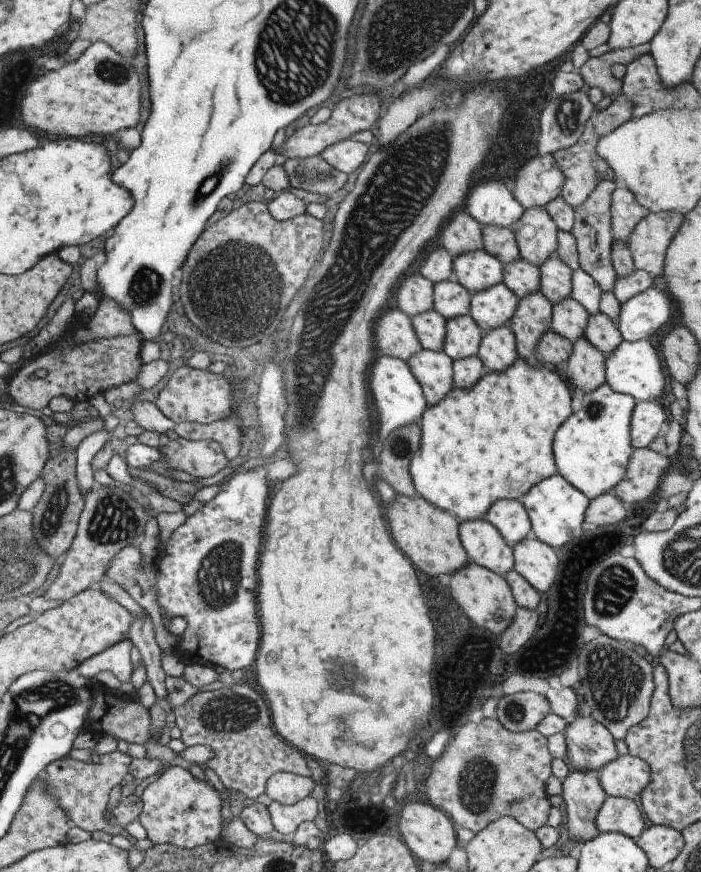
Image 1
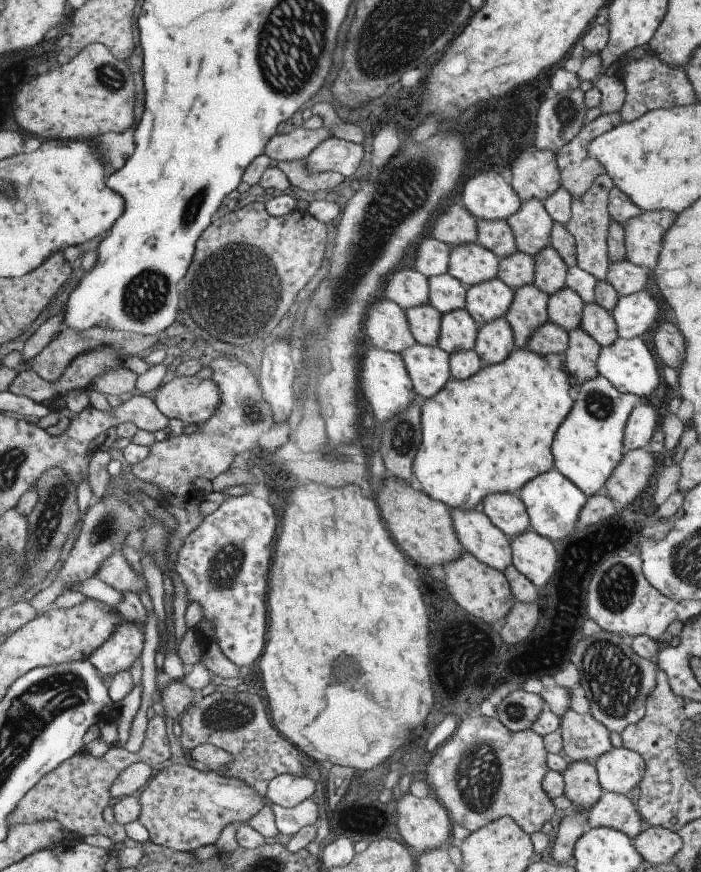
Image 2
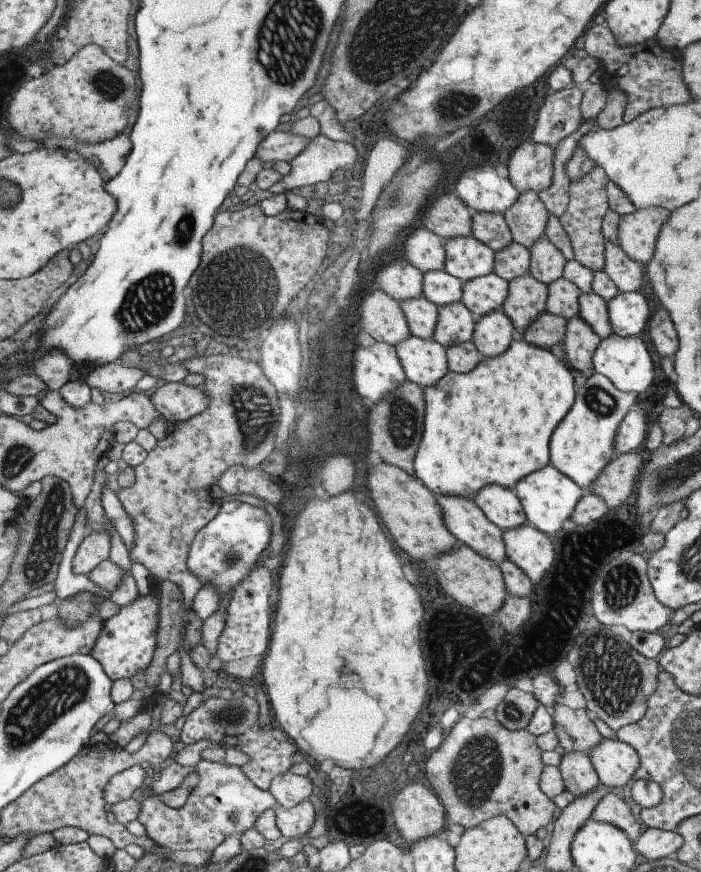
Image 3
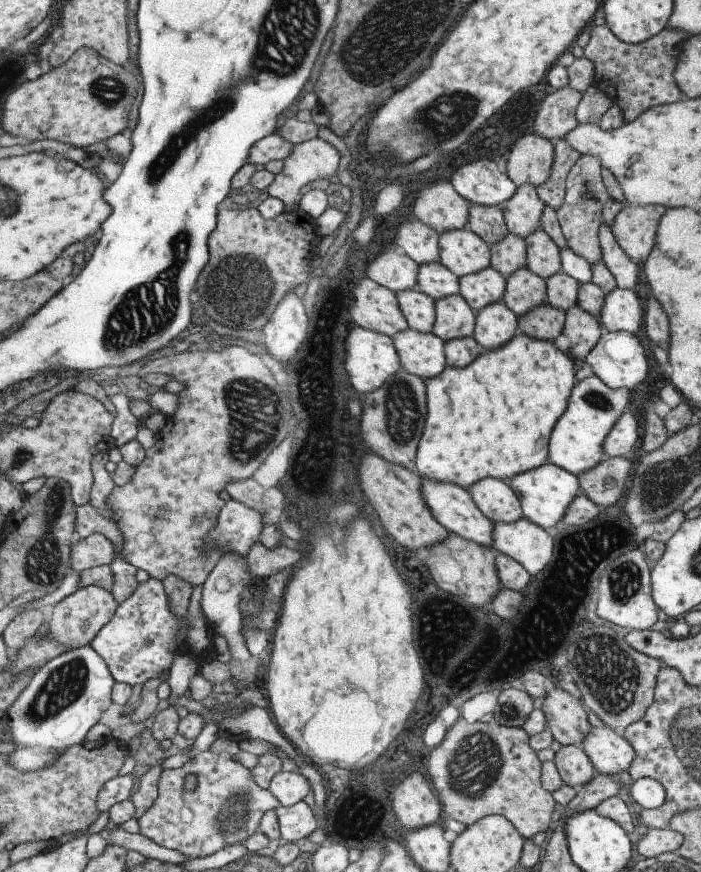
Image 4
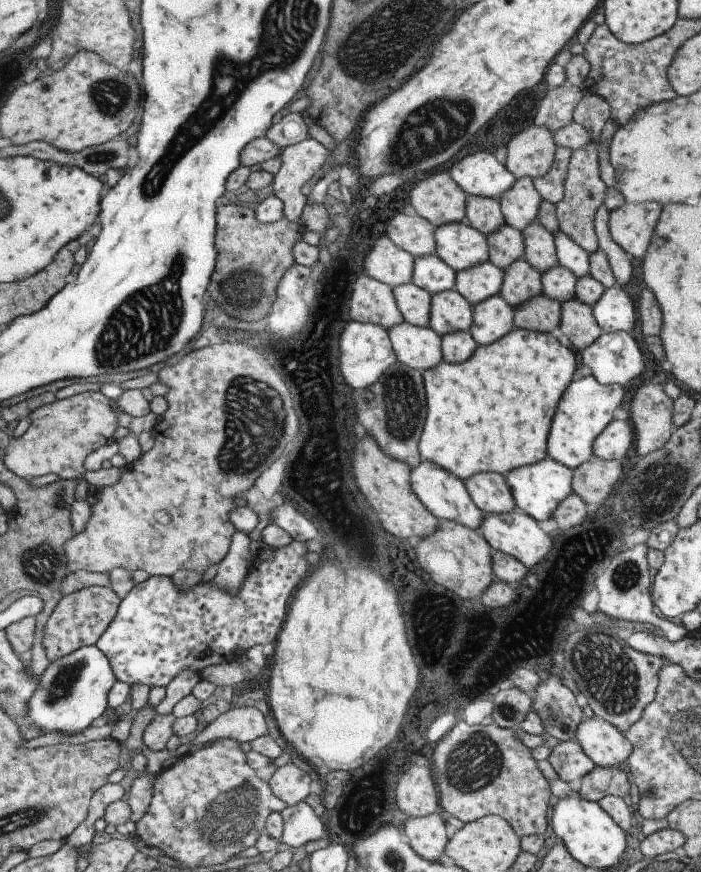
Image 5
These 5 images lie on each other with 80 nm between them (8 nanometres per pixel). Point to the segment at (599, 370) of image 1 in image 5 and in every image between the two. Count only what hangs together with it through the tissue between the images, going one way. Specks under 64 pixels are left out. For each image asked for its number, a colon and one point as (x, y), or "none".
2: (581, 353)
3: (580, 342)
4: (583, 331)
5: (577, 324)

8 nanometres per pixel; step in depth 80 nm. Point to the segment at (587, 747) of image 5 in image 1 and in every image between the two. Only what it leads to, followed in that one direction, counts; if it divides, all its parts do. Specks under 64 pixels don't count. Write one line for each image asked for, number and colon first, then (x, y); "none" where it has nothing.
1: (625, 777)
2: (619, 770)
3: (614, 762)
4: (609, 754)

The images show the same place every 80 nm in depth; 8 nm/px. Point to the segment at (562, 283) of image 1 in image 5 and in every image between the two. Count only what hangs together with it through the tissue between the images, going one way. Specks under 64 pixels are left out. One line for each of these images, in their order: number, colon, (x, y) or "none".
2: (549, 273)
3: (546, 262)
4: (542, 256)
5: (539, 249)

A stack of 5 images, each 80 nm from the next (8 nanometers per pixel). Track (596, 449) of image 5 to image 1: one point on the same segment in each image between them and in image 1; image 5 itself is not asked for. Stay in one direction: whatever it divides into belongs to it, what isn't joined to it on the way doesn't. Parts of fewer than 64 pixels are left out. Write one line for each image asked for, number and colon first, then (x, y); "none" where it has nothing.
1: (647, 420)
2: (640, 426)
3: (631, 432)
4: (620, 440)

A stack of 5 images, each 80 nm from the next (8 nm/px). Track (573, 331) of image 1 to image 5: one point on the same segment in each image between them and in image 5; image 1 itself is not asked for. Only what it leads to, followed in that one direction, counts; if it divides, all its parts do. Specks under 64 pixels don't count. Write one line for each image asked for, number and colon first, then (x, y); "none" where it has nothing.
2: (564, 308)
3: (562, 298)
4: (561, 290)
5: (557, 283)

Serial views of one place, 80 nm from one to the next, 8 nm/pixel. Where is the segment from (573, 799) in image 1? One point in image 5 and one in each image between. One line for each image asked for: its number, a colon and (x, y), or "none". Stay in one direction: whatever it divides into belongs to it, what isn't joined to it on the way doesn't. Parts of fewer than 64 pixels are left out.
2: (581, 787)
3: (578, 777)
4: (574, 769)
5: (567, 758)

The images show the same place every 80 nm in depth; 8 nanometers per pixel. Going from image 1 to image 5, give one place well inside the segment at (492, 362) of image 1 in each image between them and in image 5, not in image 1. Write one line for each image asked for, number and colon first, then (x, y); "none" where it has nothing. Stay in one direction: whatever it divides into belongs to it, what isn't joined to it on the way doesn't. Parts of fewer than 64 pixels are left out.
2: (494, 340)
3: (493, 331)
4: (494, 324)
5: (492, 318)

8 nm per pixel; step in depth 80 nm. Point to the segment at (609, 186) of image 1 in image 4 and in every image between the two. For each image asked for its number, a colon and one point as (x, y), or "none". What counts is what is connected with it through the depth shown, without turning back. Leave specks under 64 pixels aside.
2: (589, 220)
3: (587, 205)
4: (579, 215)

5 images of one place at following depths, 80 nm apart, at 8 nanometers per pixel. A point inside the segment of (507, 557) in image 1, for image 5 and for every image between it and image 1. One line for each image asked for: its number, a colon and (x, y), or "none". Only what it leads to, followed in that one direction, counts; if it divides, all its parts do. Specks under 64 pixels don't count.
2: (476, 535)
3: (461, 515)
4: (452, 506)
5: (442, 495)

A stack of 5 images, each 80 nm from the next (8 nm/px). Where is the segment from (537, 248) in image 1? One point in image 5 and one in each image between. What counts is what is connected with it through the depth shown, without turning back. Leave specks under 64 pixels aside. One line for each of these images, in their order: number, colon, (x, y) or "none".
2: (530, 226)
3: (526, 218)
4: (521, 211)
5: (519, 205)

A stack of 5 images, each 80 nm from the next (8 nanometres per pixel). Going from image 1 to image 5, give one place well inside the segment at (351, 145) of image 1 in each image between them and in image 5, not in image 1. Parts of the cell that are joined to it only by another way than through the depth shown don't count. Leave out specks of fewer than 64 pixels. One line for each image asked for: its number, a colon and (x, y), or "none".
2: (342, 157)
3: (321, 157)
4: (313, 160)
5: (299, 162)

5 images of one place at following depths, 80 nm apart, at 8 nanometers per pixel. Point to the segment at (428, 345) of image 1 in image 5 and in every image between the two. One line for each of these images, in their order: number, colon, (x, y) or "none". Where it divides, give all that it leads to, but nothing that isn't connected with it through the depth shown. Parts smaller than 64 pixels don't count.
2: (424, 321)
3: (420, 314)
4: (418, 309)
5: (414, 303)

